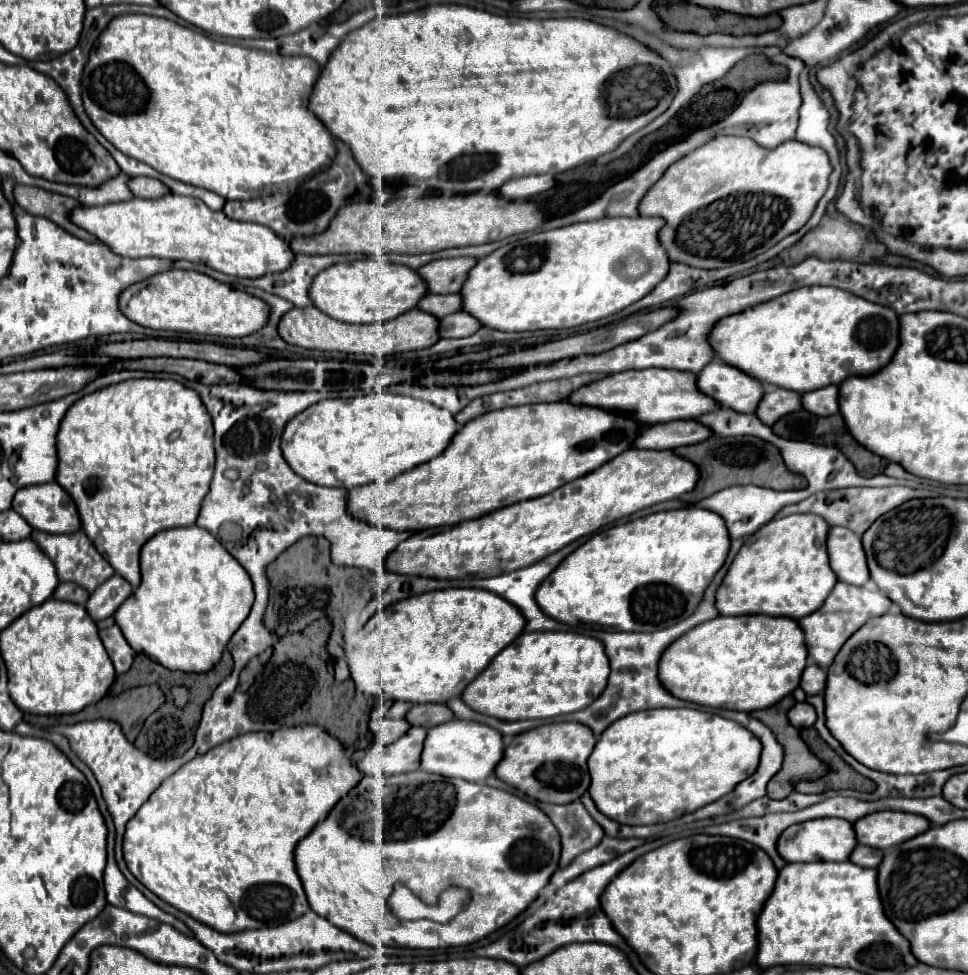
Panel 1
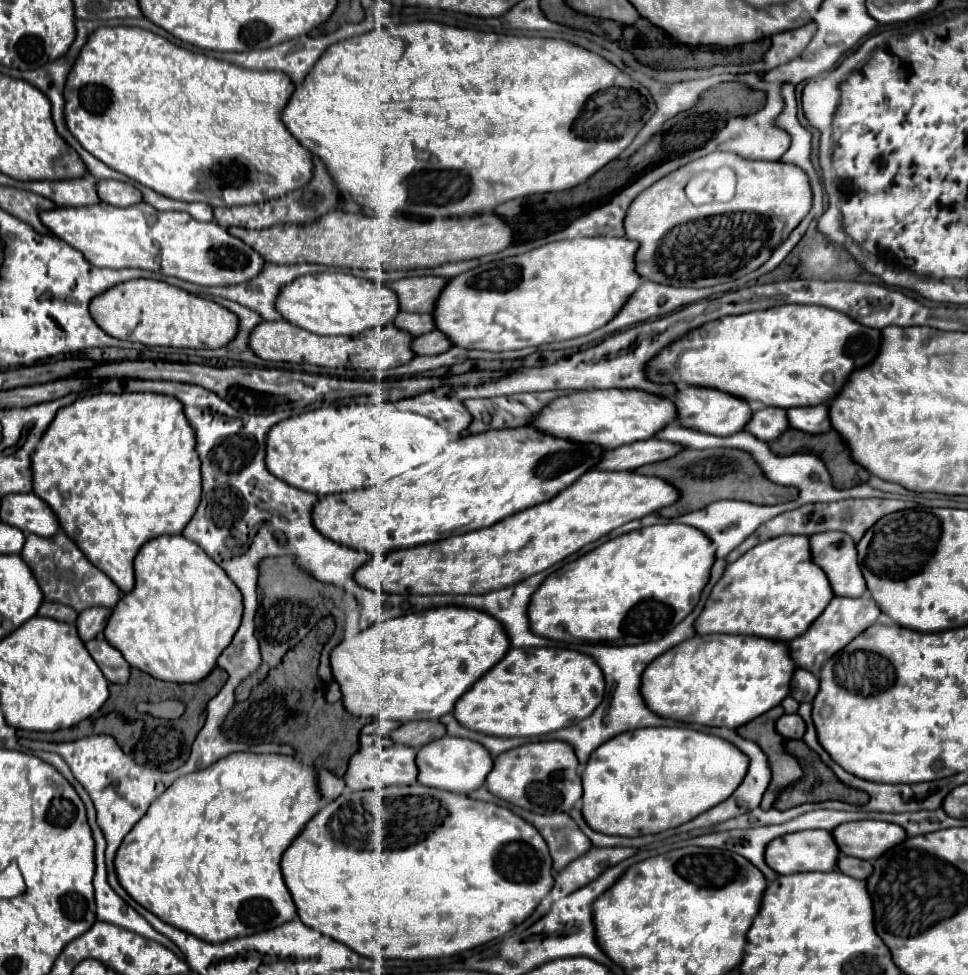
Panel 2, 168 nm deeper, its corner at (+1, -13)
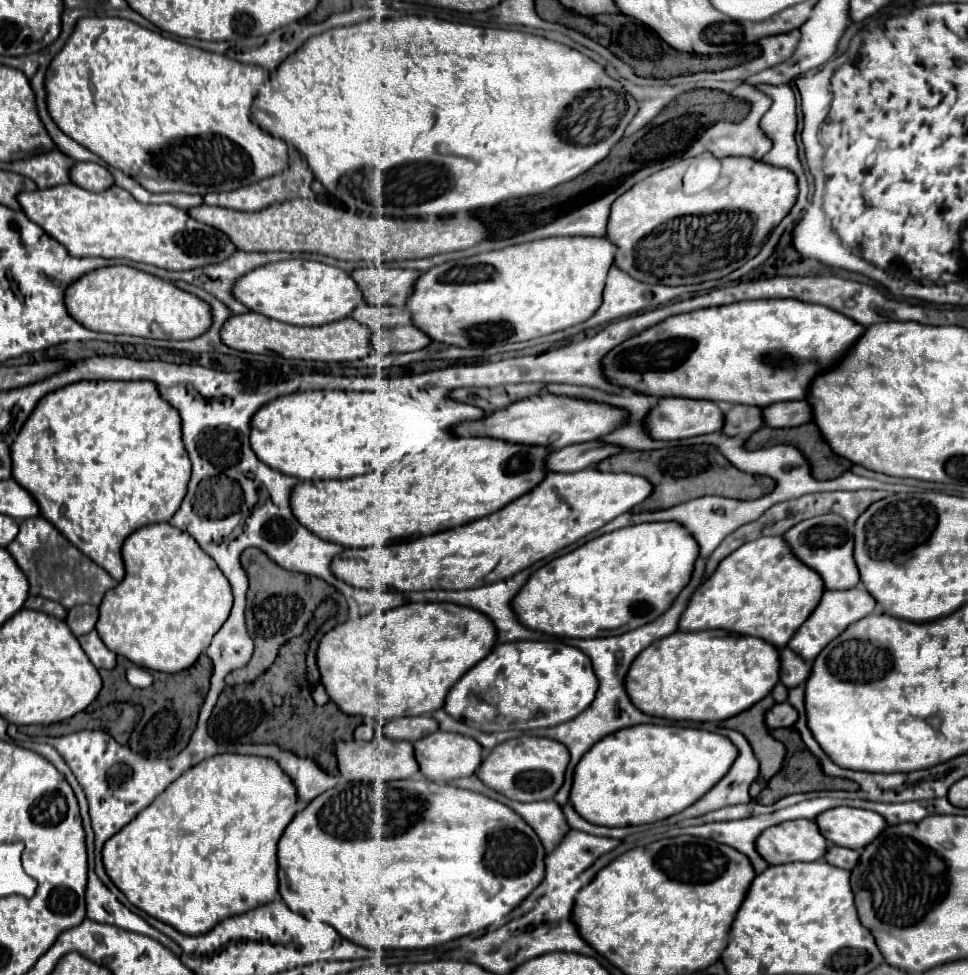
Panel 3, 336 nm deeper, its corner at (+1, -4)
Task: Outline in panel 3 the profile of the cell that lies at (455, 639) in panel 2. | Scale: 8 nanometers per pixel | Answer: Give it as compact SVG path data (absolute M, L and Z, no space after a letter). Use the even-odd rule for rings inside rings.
M406 603L384 613L368 613L366 617L348 619L328 631L316 649L320 683L328 697L346 715L362 715L372 719L396 719L428 715L444 705L450 687L476 663L480 663L496 643L492 621L468 607L452 603Z

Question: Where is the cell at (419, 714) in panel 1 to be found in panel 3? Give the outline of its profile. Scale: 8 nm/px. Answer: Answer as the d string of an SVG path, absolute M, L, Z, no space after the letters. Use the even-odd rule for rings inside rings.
M420 715L420 717L402 717L402 719L392 719L384 725L384 733L388 739L398 739L398 741L418 741L424 735L430 735L432 731L438 729L438 723L430 715Z

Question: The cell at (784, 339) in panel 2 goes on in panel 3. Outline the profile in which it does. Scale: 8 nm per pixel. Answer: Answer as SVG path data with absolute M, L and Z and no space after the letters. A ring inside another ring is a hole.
M758 299L732 305L698 309L672 315L656 327L616 345L602 361L602 375L612 385L628 387L640 395L708 399L716 403L740 403L768 407L778 401L806 399L812 379L832 367L864 333L864 327L824 305L800 303L798 299Z

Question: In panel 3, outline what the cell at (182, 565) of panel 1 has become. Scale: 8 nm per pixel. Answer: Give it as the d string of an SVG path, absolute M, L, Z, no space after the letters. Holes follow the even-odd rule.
M170 523L146 525L144 529L128 535L122 543L122 559L126 577L112 591L106 591L100 603L100 617L96 623L100 639L110 651L140 667L164 673L188 669L210 645L220 625L230 615L232 589L228 579L220 569L216 569L216 563L204 551L200 551L198 543L188 533L172 529Z

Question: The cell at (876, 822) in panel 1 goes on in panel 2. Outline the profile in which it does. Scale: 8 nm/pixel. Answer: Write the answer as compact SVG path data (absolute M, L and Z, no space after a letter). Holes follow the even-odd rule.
M862 820L862 822L846 822L840 824L834 832L834 840L842 854L862 858L862 860L878 860L888 848L902 844L908 834L898 824Z

